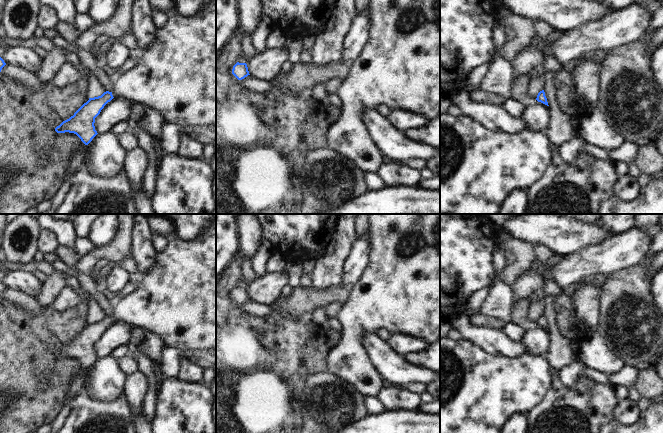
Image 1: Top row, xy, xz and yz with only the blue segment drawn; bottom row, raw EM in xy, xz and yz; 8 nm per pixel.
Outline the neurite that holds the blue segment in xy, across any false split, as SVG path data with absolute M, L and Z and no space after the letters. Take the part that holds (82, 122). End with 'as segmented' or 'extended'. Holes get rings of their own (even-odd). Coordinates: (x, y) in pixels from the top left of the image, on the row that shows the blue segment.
M208 0L193 16L183 16L174 12L168 16L162 27L156 27L155 39L146 48L134 67L121 73L113 80L112 91L101 96L89 98L69 119L55 128L57 133L74 133L88 145L98 134L95 118L104 106L114 97L124 97L143 106L158 110L165 121L178 126L216 124L216 0Z; extended

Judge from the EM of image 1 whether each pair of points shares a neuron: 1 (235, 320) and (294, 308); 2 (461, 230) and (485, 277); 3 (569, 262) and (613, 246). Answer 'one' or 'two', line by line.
1: one
2: one
3: one

